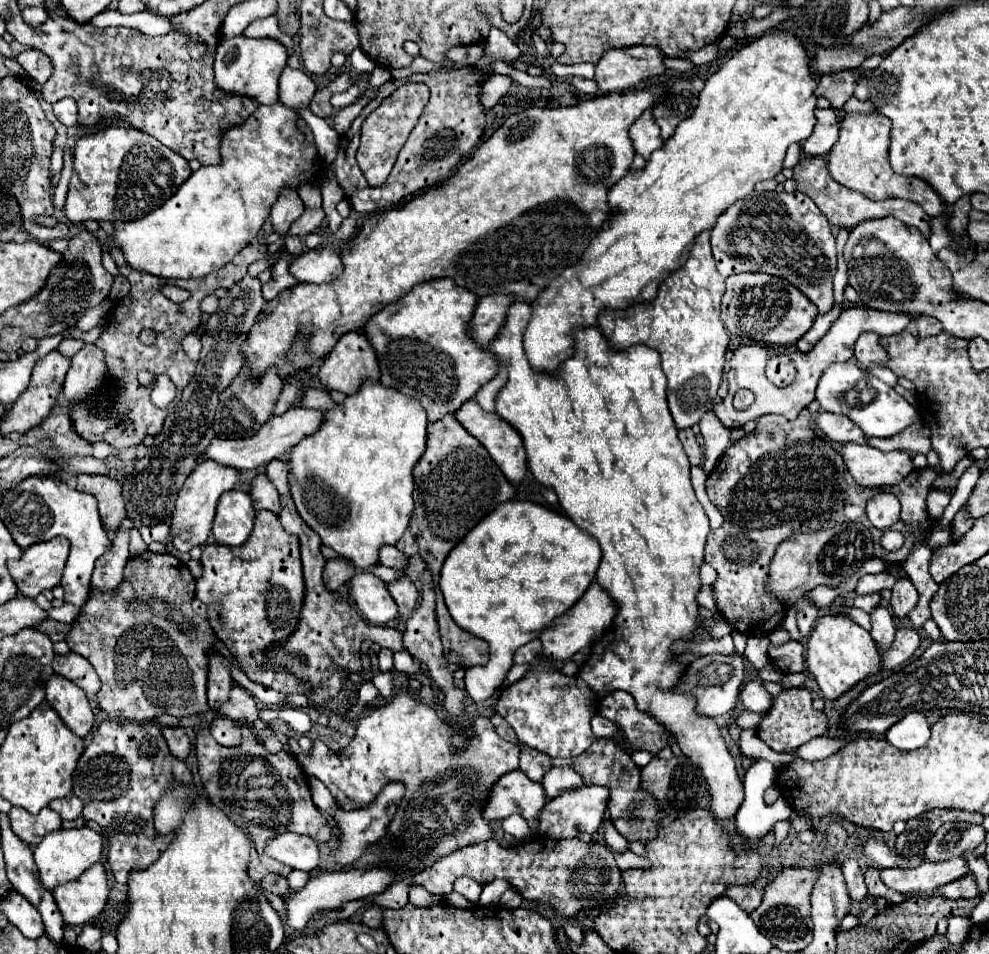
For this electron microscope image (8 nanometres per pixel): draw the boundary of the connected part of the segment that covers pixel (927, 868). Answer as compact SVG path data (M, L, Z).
M954 857L950 861L944 861L940 865L930 865L922 863L914 869L884 869L880 871L882 881L890 887L896 889L902 895L912 895L912 893L932 893L934 889L948 885L964 875L968 875L970 869L962 857Z

